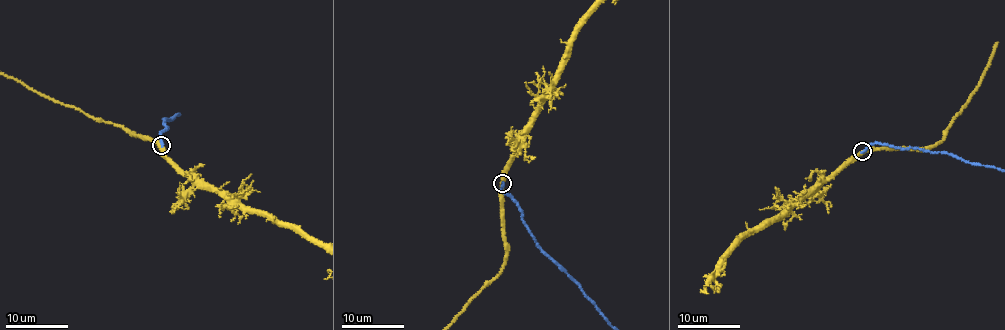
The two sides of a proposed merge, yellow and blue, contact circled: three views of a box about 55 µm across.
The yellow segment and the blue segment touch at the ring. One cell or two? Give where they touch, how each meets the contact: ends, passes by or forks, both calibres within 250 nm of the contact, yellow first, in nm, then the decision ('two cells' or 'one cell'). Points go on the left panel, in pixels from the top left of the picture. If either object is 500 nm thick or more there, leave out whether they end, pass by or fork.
(161, 145) | yellow passes by | blue ends | 400/300 nm | one cell

